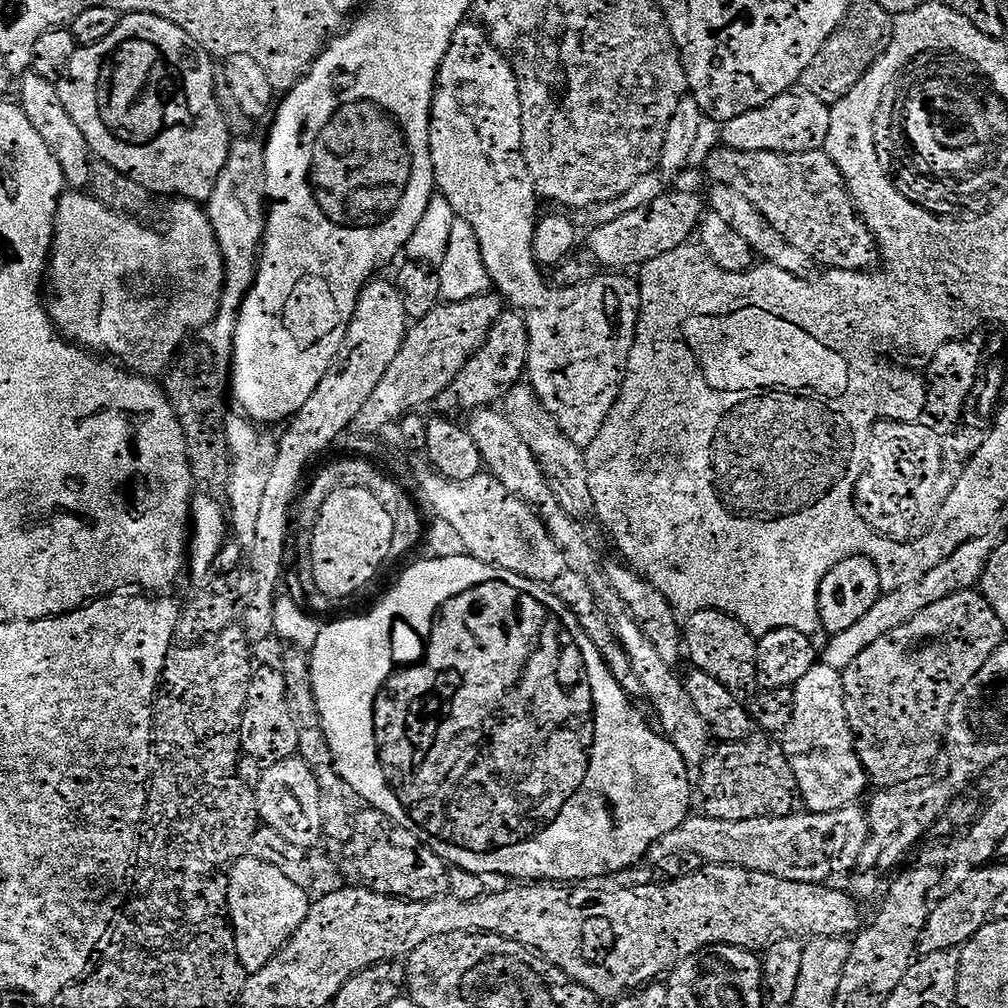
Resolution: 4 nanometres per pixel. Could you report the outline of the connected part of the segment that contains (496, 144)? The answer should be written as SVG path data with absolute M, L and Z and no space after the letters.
M465 22L461 24L454 34L452 45L448 47L448 52L444 56L444 61L440 63L440 69L436 74L435 87L432 93L432 114L428 122L428 149L432 155L434 184L438 189L439 195L444 196L448 200L455 215L459 219L465 220L474 230L484 265L488 266L492 264L492 256L520 256L520 260L513 262L512 272L499 272L493 266L489 267L487 269L488 279L491 287L507 303L509 300L512 303L509 305L515 311L523 315L524 322L528 327L527 383L531 385L544 410L554 417L556 427L567 436L570 443L575 446L587 446L592 444L594 438L599 434L606 418L612 412L612 407L616 404L617 396L620 395L620 386L622 377L626 371L628 355L632 349L632 343L636 340L636 321L640 319L640 290L637 281L635 279L627 280L624 277L627 275L624 274L600 274L604 276L597 275L587 286L579 288L570 288L567 286L551 286L552 288L548 288L543 274L540 273L543 272L541 265L537 264L536 257L532 254L532 235L538 223L538 215L536 216L538 197L532 189L526 162L523 161L523 154L520 149L522 146L522 126L520 125L520 105L517 101L516 73L513 71L513 65L509 61L504 61L507 60L505 53L496 48L492 44L492 41L488 39L488 34L484 31L483 27L477 26L475 23L472 23L472 25L471 23Z

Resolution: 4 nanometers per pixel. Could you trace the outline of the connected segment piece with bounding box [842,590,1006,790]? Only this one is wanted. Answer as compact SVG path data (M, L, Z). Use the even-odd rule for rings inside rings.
M969 590L954 594L950 598L942 598L942 602L934 602L934 606L926 606L926 610L922 610L922 614L918 614L914 618L910 618L910 622L898 626L898 630L890 630L890 634L882 634L882 638L878 638L878 642L874 642L874 646L866 646L866 650L862 650L862 654L858 654L858 658L854 658L854 662L850 662L850 666L845 668L842 673L844 678L844 713L848 719L848 728L852 732L856 759L860 761L860 767L864 769L867 779L871 783L873 780L877 784L875 786L877 789L896 790L901 786L911 785L916 782L911 782L911 780L916 780L919 776L927 774L928 767L931 766L932 759L936 756L936 751L939 748L941 751L942 737L948 727L948 715L958 694L962 694L966 682L970 682L970 678L974 678L974 674L978 674L978 670L982 670L982 666L986 666L986 658L990 658L990 654L994 654L994 650L998 650L1005 640L1006 629L1002 626L998 614L994 614L990 602L985 600L979 591Z

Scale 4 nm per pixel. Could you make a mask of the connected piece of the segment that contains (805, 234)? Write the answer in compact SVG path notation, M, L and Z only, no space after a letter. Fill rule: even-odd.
M724 148L710 153L707 170L715 183L728 184L738 190L738 194L755 206L790 246L802 250L813 265L821 264L824 270L858 271L872 264L873 253L871 256L864 245L865 233L856 232L858 218L846 199L845 189L830 177L823 176L807 155L733 152Z

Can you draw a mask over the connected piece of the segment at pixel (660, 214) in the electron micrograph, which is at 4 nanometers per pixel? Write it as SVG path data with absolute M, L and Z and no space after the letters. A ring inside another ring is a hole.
M668 190L652 204L596 226L588 236L588 252L597 265L604 267L601 269L636 270L654 258L662 258L662 254L670 254L670 250L685 247L697 231L701 215L698 197Z

